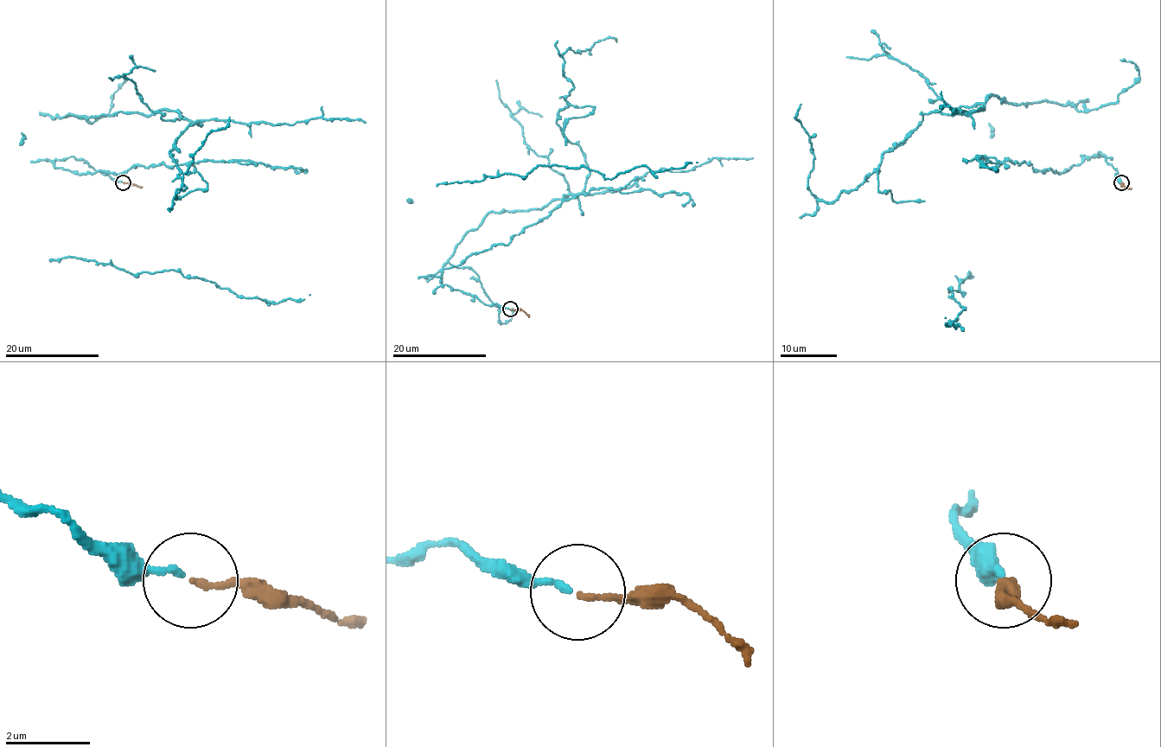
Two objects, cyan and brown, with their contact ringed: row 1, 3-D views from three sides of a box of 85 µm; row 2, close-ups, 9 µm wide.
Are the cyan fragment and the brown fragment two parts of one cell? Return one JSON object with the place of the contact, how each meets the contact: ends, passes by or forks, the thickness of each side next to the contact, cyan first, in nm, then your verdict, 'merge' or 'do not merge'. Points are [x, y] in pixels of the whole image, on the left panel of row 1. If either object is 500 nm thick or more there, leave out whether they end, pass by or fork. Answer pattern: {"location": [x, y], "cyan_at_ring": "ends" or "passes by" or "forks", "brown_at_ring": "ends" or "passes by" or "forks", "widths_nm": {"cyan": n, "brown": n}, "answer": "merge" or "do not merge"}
{"location": [123, 182], "cyan_at_ring": "ends", "brown_at_ring": "ends", "widths_nm": {"cyan": 140, "brown": 130}, "answer": "merge"}

